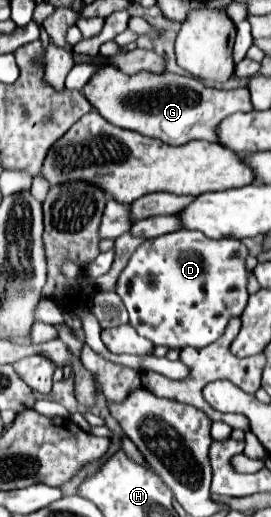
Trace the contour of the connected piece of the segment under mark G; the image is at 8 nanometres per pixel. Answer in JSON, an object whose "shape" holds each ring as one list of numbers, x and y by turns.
{"shape":[[108,66,92,76,84,86,84,96,100,112,104,120,118,128,134,130,148,138,180,146,190,140,218,142,218,124,236,112,252,112,248,88,216,90,204,86,198,78,178,74,134,74,126,76,118,68]]}

